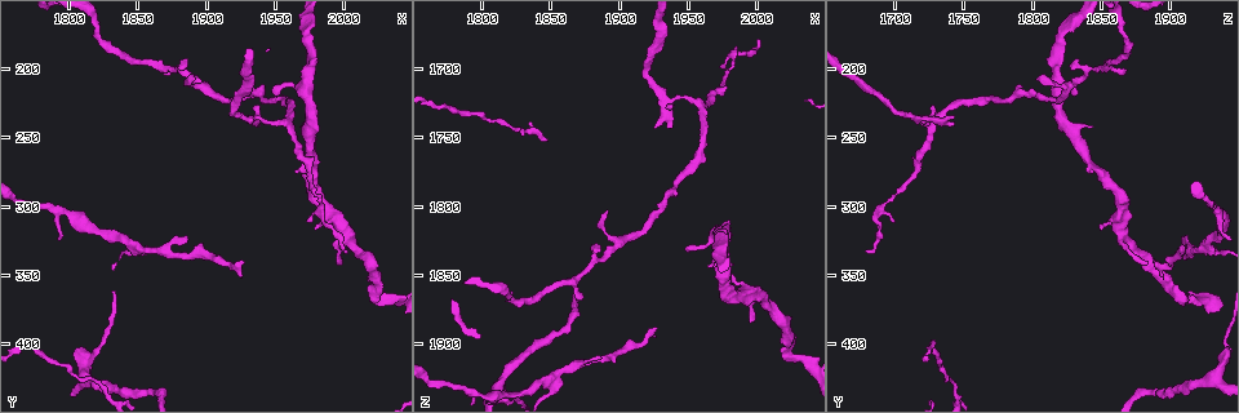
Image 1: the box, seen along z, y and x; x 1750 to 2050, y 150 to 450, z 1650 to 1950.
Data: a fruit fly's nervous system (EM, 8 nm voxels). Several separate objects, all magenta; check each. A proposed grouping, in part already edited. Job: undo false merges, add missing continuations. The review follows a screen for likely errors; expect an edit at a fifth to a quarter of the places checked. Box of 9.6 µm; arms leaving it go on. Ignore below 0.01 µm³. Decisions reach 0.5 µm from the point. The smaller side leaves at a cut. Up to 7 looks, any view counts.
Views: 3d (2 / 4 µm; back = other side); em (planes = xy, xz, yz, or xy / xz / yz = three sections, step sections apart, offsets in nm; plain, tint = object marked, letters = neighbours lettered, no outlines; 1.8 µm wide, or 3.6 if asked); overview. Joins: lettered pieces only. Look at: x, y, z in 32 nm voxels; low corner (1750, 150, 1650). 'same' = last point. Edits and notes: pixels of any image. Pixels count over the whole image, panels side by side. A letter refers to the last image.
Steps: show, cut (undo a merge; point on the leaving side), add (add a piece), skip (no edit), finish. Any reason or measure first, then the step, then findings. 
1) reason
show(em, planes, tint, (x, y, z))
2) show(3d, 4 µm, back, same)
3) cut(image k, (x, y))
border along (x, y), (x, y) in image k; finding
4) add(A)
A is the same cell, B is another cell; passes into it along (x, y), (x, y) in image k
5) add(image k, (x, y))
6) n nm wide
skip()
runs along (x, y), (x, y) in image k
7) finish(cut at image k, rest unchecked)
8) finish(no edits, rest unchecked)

thin neck
show(em, yz, step 4, tint, (2024, 362, 1904))

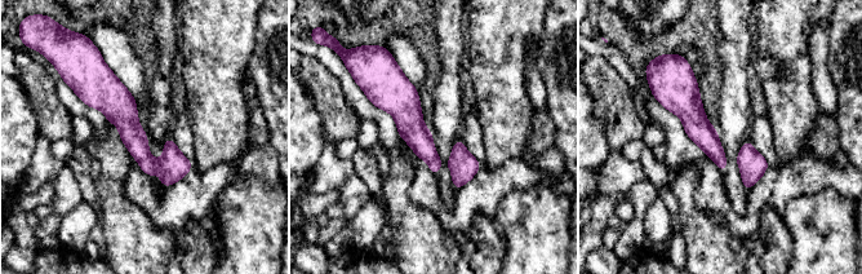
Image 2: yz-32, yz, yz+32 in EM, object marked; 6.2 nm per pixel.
show(em, planes, letters, same)

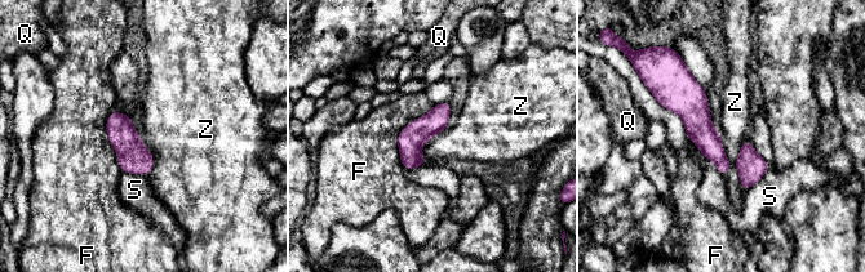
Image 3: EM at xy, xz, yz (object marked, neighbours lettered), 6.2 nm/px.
160 nm wide
skip()
F, Q, S and Z are other cells; runs along (682, 72), (682, 93), (723, 170) in image 3; one neuron here

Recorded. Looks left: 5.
branch stops here
show(3d, 4 µm, (1928, 340, 1886))

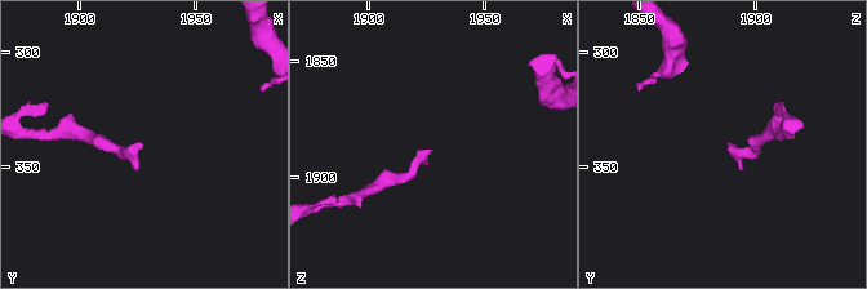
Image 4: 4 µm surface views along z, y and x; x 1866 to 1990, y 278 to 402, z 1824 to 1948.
show(em, 3.6 µm, xz, step 4, tint, (1926, 339, 1889))

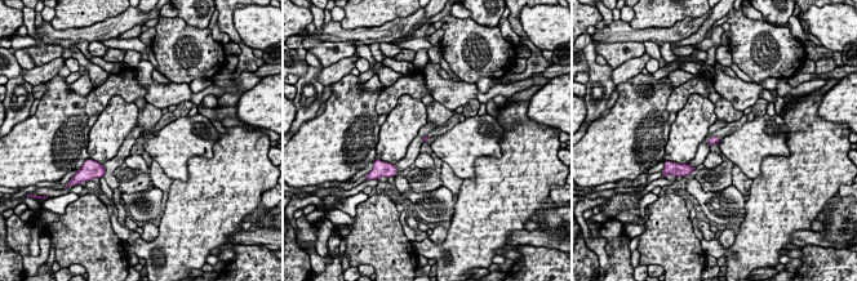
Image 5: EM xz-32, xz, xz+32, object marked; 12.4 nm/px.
another direction
show(em, 3.6 µm, planes, letters, same)

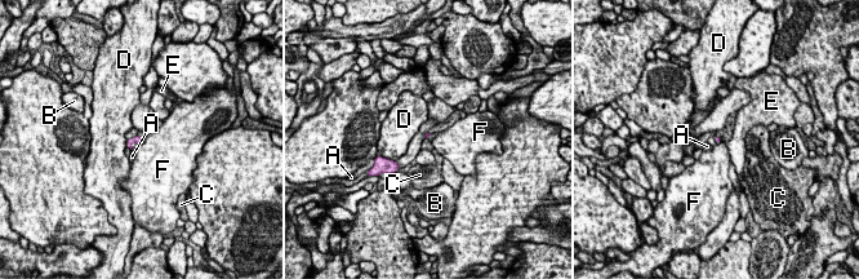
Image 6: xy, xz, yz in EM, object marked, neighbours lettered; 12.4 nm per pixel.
skip()
A, B, C, D, E and F are other cells; border along (137, 134), (128, 140) in image 6; no lettered piece goes on from it

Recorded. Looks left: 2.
finish(no edits, rest unchecked)

